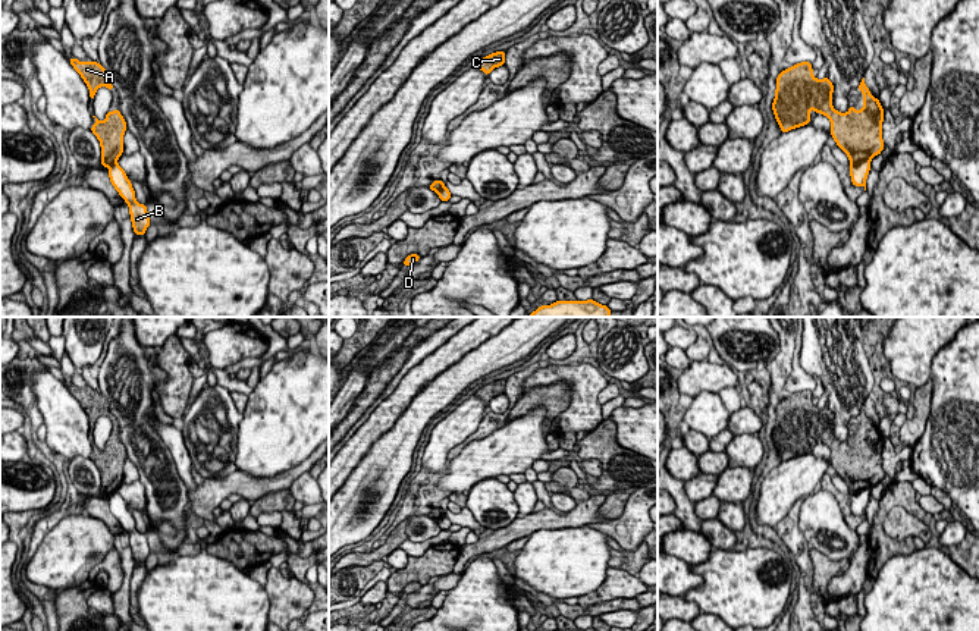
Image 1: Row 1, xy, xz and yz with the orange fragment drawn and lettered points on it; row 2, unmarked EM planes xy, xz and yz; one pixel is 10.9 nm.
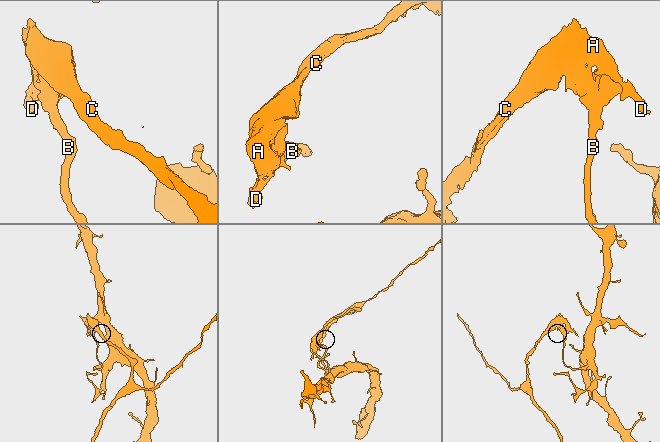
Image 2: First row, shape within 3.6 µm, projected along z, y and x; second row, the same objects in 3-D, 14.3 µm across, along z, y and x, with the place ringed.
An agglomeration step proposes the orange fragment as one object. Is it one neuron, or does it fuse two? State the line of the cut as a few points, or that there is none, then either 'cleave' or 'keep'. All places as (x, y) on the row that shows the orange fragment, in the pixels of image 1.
yz (869, 159), (852, 165) | cleave

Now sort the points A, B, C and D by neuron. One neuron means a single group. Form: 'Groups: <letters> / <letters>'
Groups: A C D / B

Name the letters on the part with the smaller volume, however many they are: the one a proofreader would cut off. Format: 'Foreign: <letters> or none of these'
Foreign: A, C, D

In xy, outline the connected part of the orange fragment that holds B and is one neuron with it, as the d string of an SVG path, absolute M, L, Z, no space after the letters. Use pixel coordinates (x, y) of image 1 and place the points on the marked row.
M113 163L109 167L109 178L114 189L129 205L131 222L135 235L145 235L147 227L150 226L150 217L147 211L147 205L139 204L135 198L135 189L132 188L131 180L126 176L126 172L119 166L119 163Z

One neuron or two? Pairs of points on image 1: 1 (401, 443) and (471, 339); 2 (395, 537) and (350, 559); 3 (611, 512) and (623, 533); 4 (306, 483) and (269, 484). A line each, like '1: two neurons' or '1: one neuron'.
1: two neurons
2: one neuron
3: two neurons
4: two neurons

